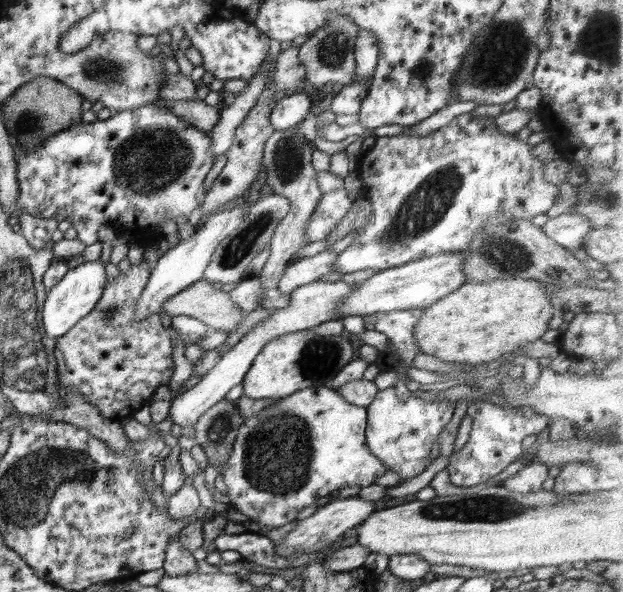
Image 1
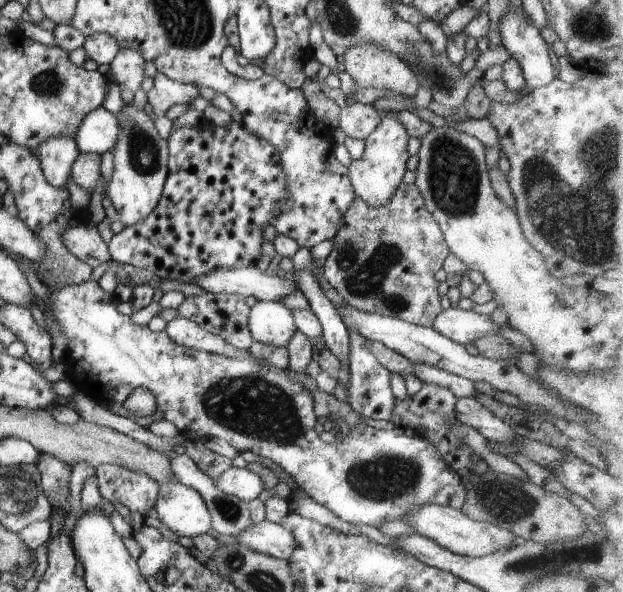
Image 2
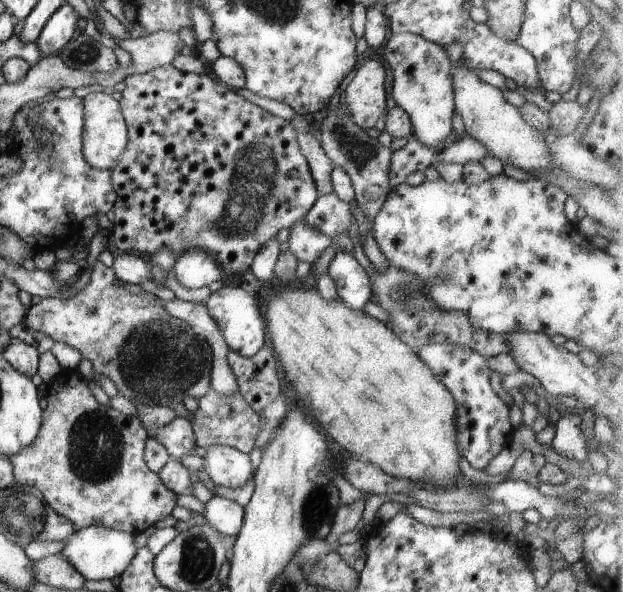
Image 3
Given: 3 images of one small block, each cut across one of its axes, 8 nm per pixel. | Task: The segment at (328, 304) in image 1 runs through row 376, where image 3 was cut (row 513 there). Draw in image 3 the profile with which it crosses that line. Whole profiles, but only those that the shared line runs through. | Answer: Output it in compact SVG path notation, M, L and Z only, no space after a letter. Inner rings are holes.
M213 496L204 503L203 516L208 525L220 534L234 536L240 532L244 518L244 507L223 497Z

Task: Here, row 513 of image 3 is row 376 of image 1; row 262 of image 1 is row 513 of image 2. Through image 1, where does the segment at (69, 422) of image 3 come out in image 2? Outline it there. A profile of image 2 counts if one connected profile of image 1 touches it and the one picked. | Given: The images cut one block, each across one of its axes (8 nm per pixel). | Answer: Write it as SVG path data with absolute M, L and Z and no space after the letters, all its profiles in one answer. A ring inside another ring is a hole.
M108 463L98 465L95 476L100 496L108 502L114 505L120 503L130 512L138 512L143 517L154 508L159 484L153 478Z

